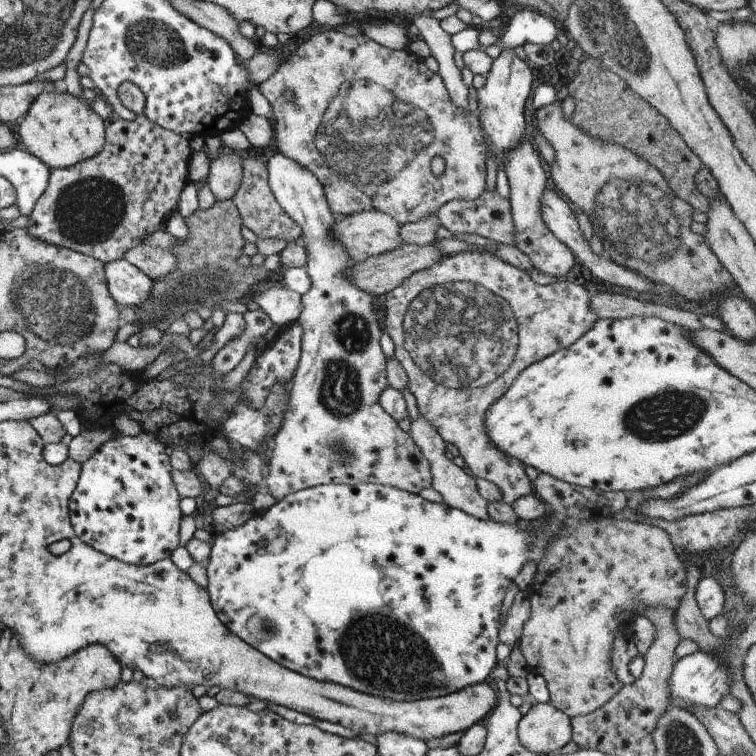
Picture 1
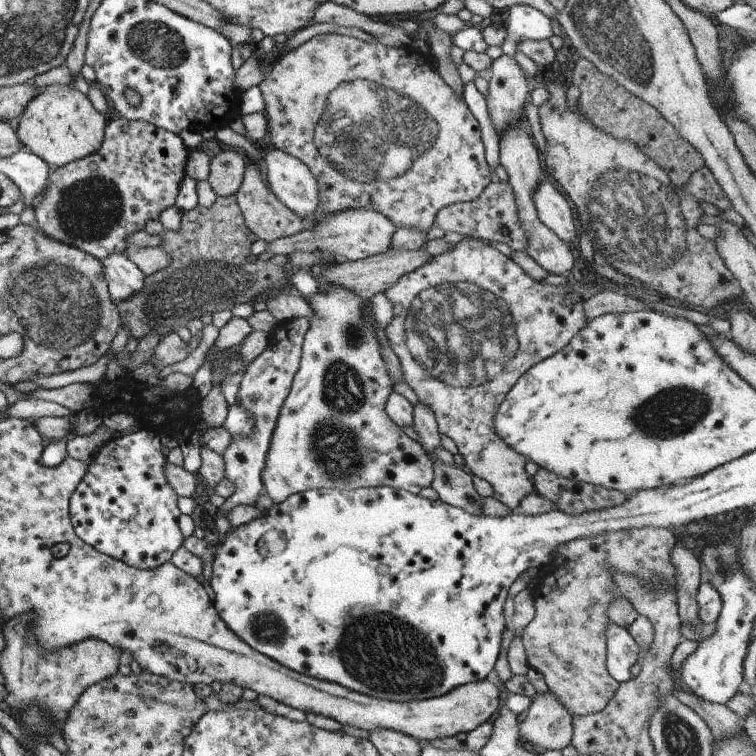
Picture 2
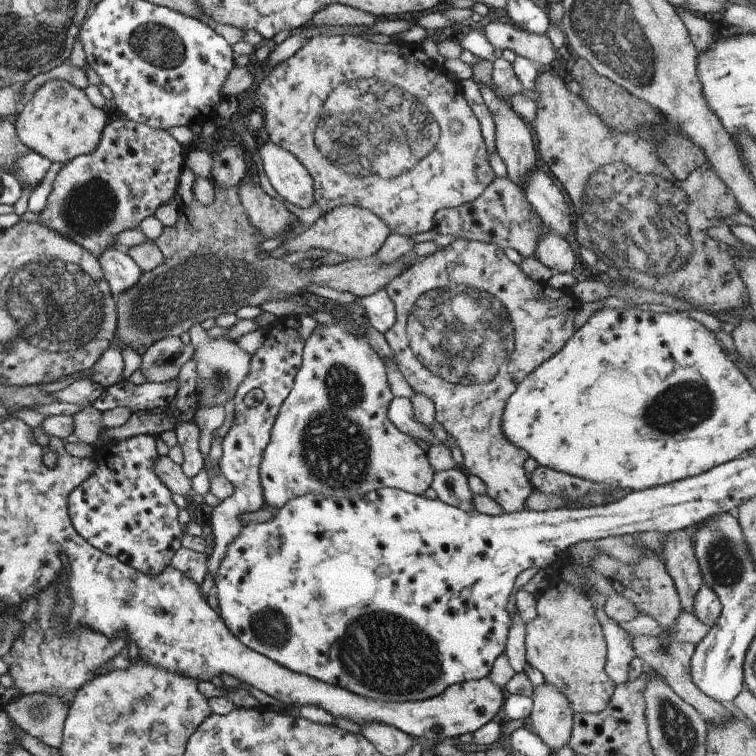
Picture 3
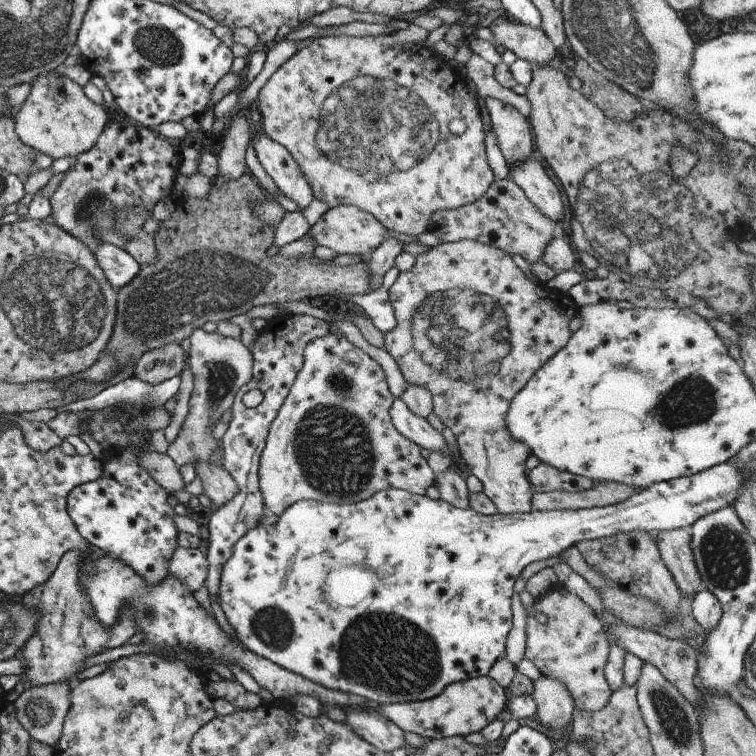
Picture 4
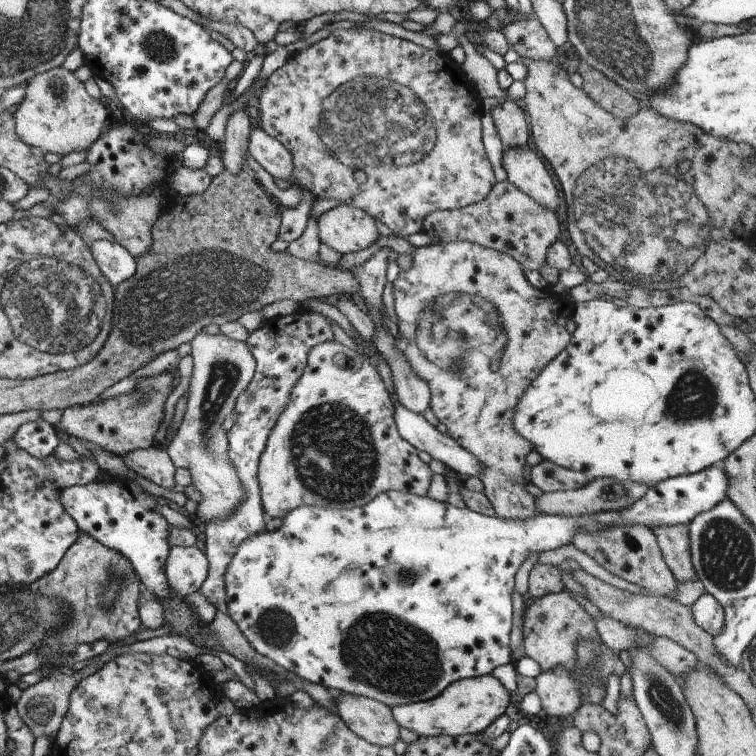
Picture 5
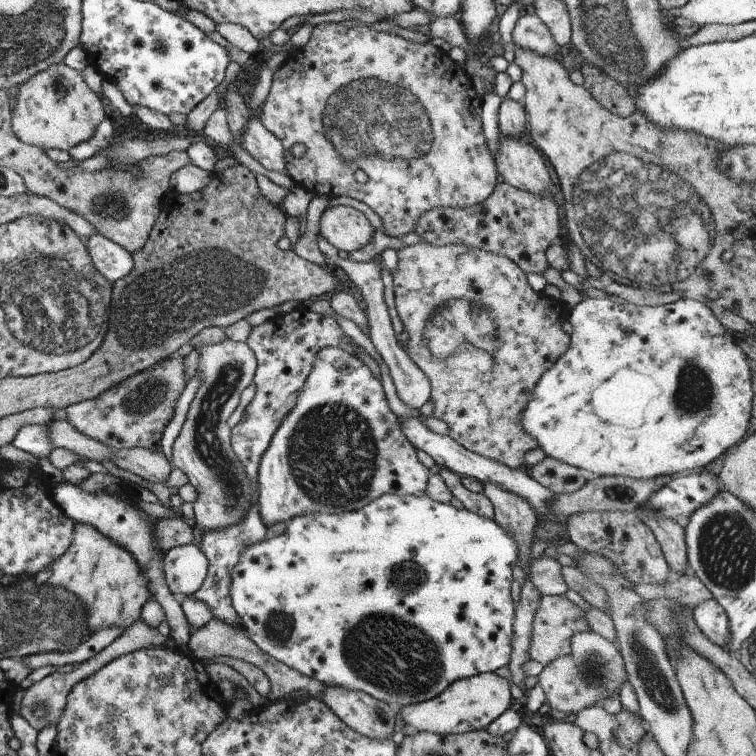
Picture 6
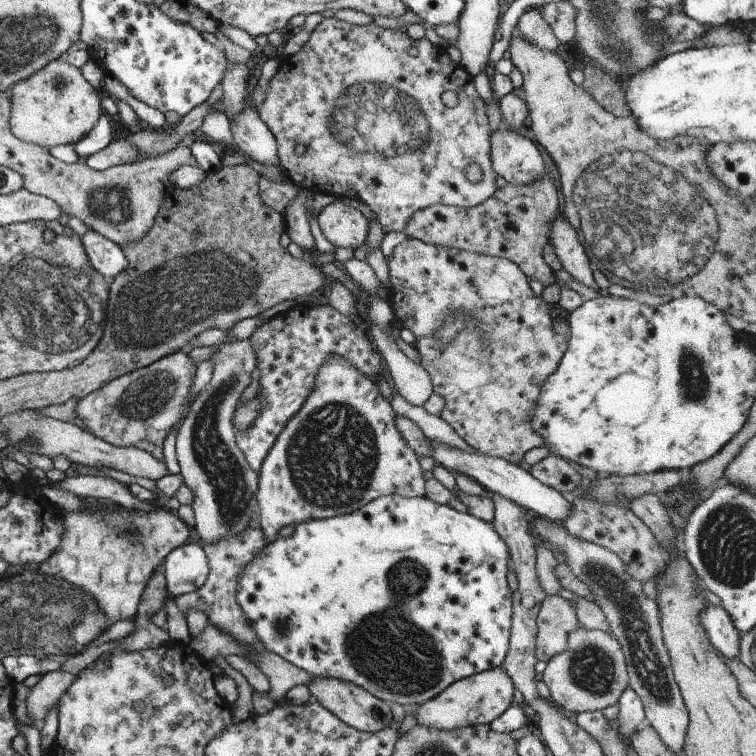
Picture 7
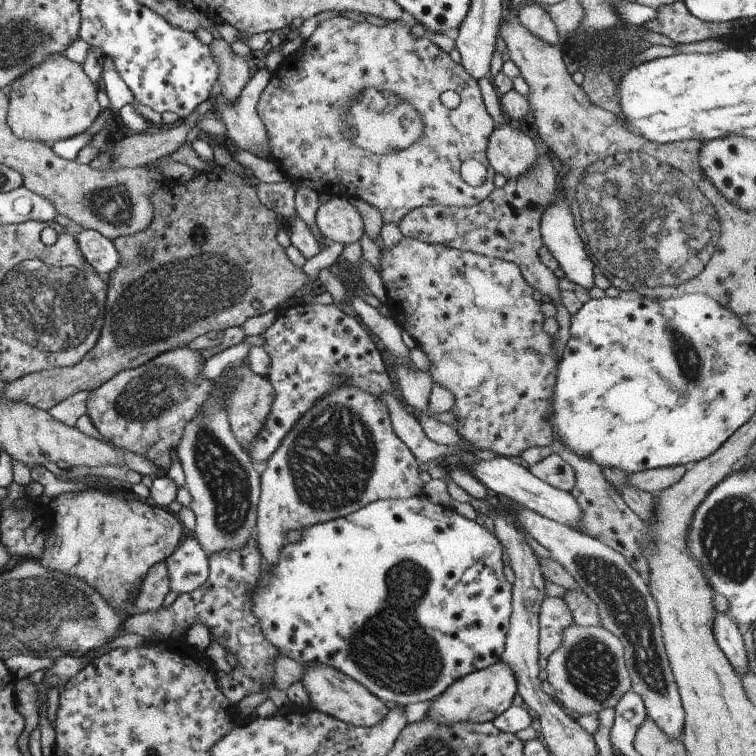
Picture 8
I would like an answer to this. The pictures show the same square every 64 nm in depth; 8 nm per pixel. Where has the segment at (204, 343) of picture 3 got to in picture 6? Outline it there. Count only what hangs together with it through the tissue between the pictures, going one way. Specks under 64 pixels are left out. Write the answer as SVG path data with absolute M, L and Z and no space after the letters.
M225 338L216 344L204 344L199 350L200 356L196 371L202 376L201 386L197 389L193 400L189 403L185 420L172 444L172 463L175 469L179 469L187 477L188 483L195 488L195 500L193 508L193 520L205 531L216 531L225 527L236 525L240 519L257 500L256 484L245 474L243 465L233 454L230 445L230 428L227 426L227 418L237 408L241 390L252 382L256 369L256 358L246 342L239 342Z

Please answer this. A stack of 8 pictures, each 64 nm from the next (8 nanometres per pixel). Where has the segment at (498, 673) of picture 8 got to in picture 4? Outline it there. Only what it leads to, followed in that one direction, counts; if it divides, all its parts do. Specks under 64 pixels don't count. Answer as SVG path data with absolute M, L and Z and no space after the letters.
M487 674L448 684L436 697L430 699L377 705L373 708L393 721L404 733L413 732L423 738L438 739L441 736L464 737L471 732L480 732L488 722L504 716L507 699L507 691Z

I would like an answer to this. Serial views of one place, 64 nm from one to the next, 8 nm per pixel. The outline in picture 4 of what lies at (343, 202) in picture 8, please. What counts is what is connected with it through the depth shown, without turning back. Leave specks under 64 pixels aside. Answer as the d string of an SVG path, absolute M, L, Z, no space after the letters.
M337 205L321 214L308 231L316 246L327 246L337 255L361 254L367 258L385 239L383 229L383 225L373 215L358 209L355 205Z

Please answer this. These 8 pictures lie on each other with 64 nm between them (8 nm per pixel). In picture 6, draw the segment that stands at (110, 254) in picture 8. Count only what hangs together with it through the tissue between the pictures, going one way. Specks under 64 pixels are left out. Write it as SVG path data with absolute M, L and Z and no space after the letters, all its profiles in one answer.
M99 233L84 241L92 265L110 283L123 278L132 269L132 256L118 244Z

